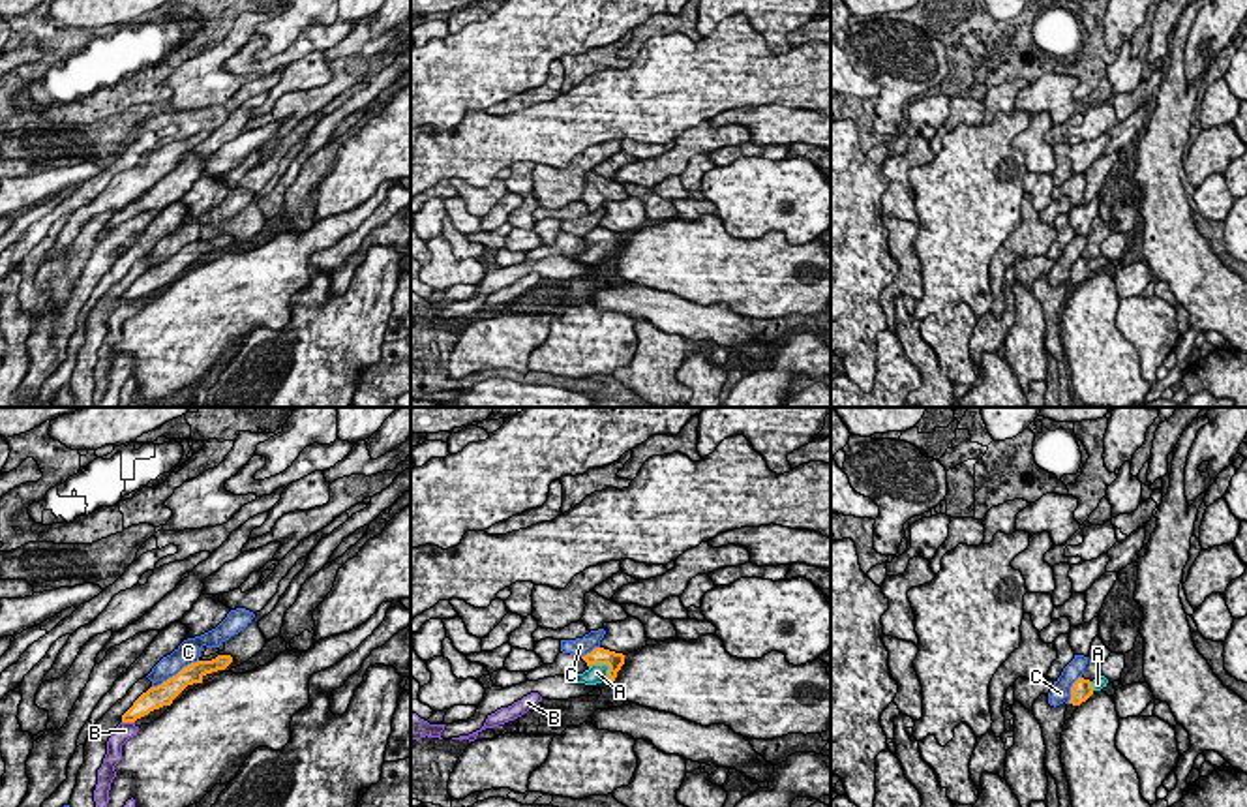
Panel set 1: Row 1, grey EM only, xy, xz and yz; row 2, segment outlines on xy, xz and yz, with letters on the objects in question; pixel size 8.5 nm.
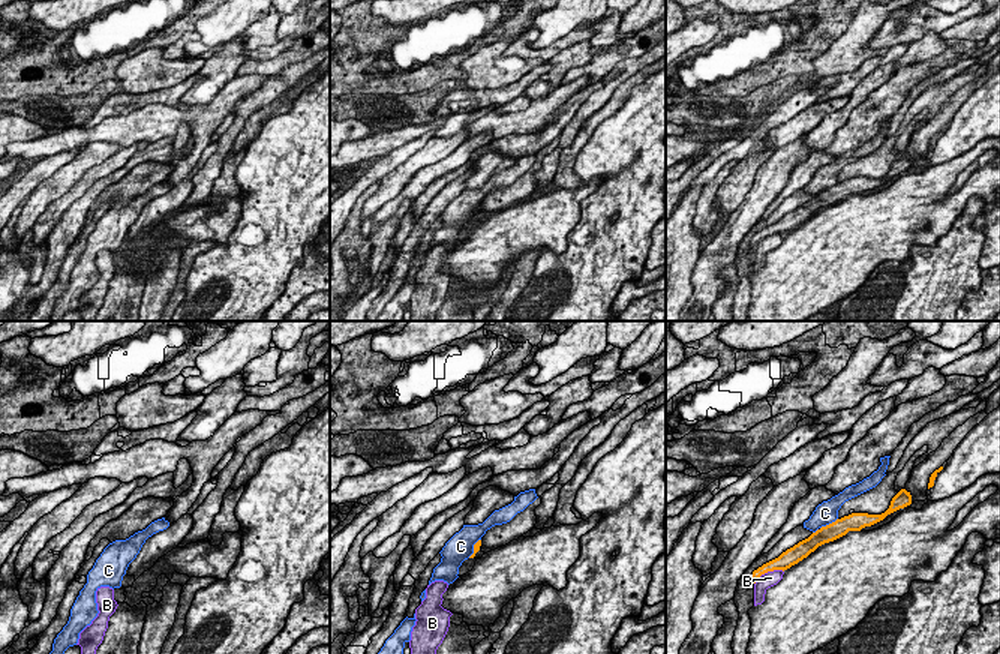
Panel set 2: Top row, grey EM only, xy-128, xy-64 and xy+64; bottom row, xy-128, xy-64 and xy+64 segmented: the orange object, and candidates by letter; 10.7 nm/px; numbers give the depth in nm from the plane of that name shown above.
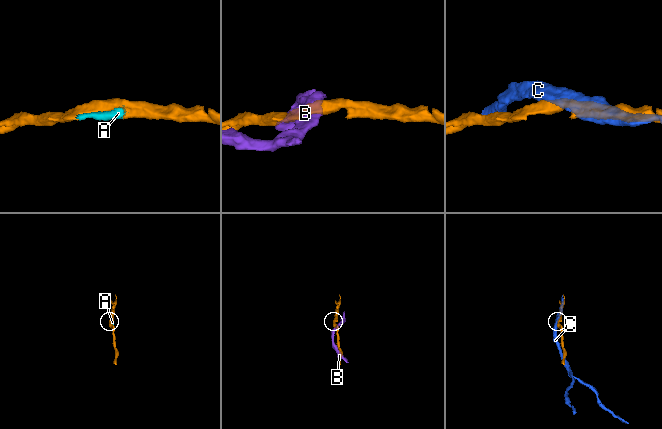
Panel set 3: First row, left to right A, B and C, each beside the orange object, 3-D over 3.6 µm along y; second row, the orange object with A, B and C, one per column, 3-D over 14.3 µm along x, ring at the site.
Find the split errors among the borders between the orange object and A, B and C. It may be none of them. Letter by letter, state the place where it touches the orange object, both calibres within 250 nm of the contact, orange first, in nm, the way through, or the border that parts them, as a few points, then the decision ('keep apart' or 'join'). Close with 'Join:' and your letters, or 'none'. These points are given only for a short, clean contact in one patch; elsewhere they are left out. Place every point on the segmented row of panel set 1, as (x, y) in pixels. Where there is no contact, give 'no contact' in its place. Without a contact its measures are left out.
A: xz (604, 663) | 160/160 nm | join
B: xy (128, 721) | 170/160 nm | keep apart
C: xy (177, 674) | 190/200 nm | keep apart
Join: A

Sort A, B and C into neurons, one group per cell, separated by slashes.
A / B / C

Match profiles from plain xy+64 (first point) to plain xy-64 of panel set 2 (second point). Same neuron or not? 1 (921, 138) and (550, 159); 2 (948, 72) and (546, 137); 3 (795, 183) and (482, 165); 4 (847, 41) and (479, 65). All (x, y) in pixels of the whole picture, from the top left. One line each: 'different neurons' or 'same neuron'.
1: different neurons
2: same neuron
3: different neurons
4: same neuron

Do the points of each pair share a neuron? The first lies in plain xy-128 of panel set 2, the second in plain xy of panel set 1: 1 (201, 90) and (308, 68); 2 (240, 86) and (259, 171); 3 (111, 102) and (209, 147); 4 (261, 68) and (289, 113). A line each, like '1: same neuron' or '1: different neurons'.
1: same neuron
2: different neurons
3: different neurons
4: same neuron

